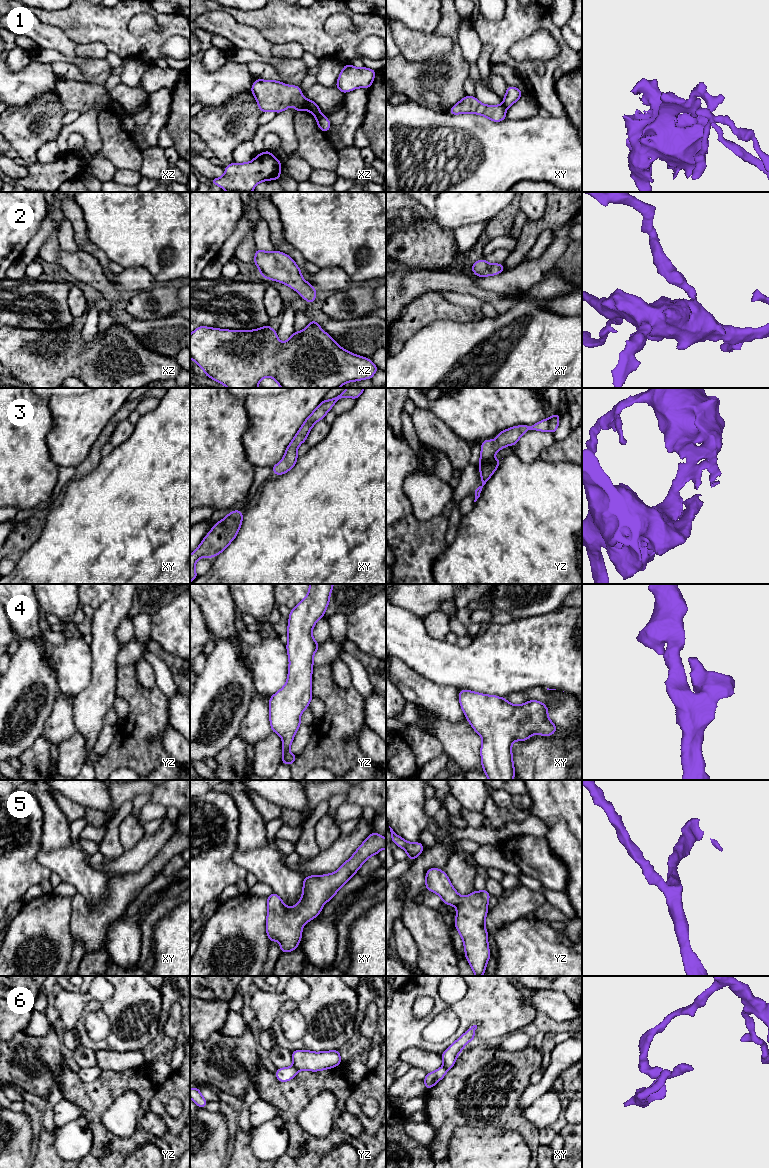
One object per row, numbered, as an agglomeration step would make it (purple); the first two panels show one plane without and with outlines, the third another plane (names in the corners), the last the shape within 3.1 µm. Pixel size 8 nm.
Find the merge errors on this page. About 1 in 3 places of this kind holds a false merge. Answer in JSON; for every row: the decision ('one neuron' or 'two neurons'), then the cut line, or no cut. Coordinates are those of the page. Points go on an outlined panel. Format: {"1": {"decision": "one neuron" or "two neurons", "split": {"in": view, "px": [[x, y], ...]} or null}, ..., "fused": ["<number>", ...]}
{"1": {"decision": "two neurons", "split": {"in": "xz", "px": [[307, 100], [310, 107], [319, 112]]}}, "2": {"decision": "one neuron", "split": null}, "3": {"decision": "one neuron", "split": null}, "4": {"decision": "one neuron", "split": null}, "5": {"decision": "one neuron", "split": null}, "6": {"decision": "two neurons", "split": {"in": "yz", "px": [[293, 1065], [298, 1070]]}}, "fused": ["1", "6"]}

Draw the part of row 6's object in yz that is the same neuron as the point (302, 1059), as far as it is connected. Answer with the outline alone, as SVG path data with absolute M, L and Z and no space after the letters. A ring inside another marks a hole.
M309 1050L292 1051L293 1066L298 1070L312 1072L327 1070L339 1066L341 1062L340 1050L312 1052Z

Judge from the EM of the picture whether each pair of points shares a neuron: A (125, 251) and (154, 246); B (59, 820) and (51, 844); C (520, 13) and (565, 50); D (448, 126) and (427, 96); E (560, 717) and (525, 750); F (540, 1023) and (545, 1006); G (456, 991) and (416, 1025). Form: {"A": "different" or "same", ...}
{"A": "same", "B": "same", "C": "same", "D": "different", "E": "different", "F": "different", "G": "different"}

